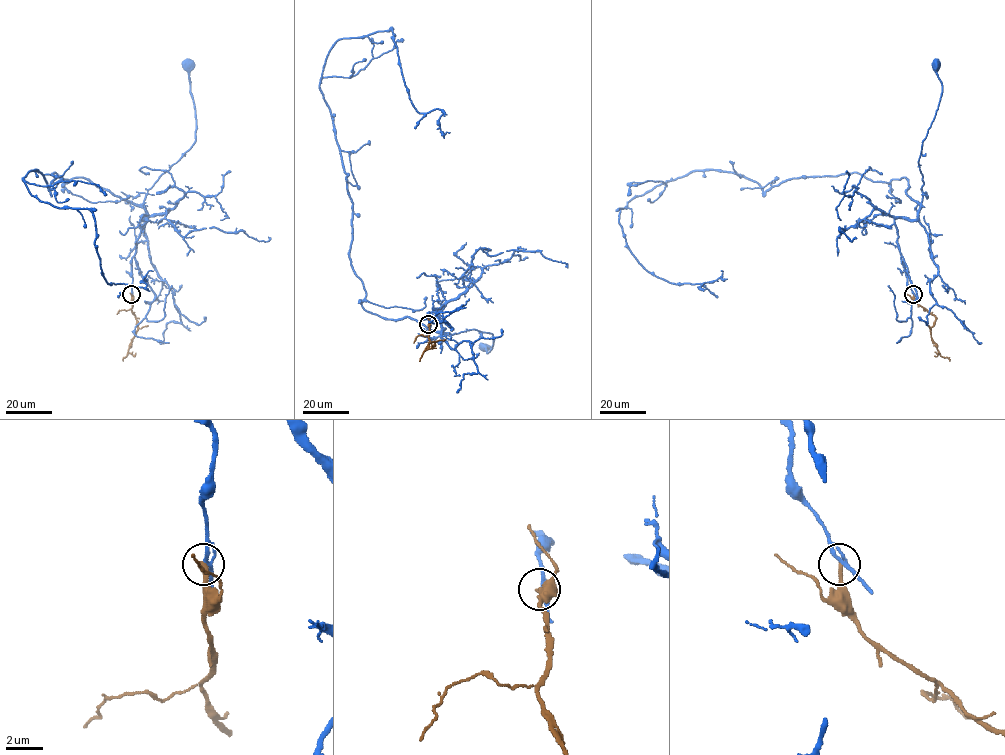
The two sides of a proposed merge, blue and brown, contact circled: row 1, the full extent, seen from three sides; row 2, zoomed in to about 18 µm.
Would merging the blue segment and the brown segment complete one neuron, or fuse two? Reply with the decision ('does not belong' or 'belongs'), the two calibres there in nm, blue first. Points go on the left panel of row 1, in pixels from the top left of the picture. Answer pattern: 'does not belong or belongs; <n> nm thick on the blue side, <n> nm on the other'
does not belong; 190 nm thick on the blue side, 240 nm on the other

